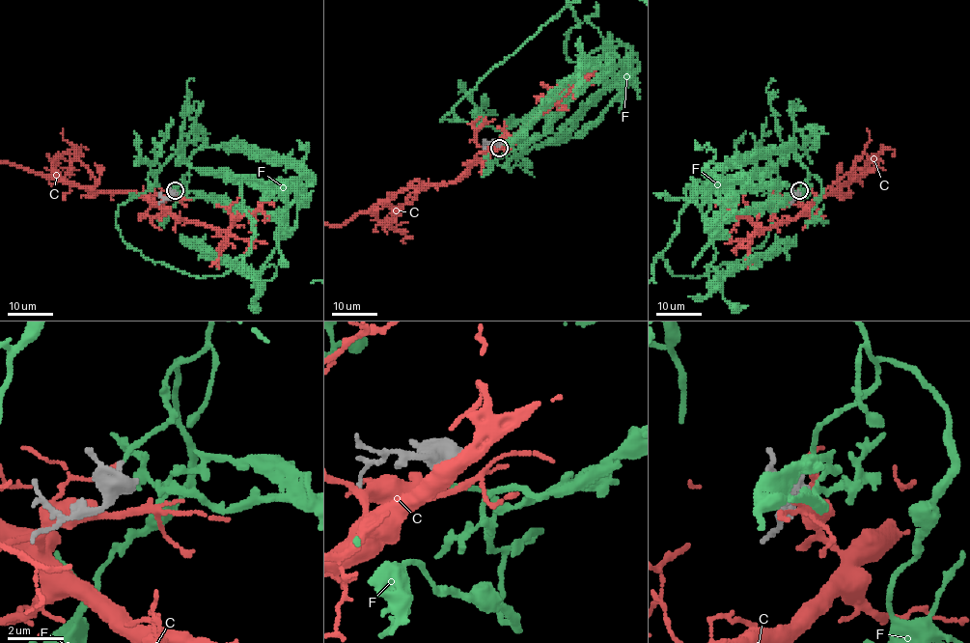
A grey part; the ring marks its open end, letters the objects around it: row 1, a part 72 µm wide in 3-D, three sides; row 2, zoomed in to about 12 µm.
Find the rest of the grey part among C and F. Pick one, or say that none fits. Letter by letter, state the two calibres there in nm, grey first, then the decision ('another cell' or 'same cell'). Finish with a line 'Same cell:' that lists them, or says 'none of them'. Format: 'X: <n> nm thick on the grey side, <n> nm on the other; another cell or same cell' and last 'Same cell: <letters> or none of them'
C: 420 nm thick on the grey side, 130 nm on the other; another cell
F: 300 nm thick on the grey side, 150 nm on the other; same cell
Same cell: F

